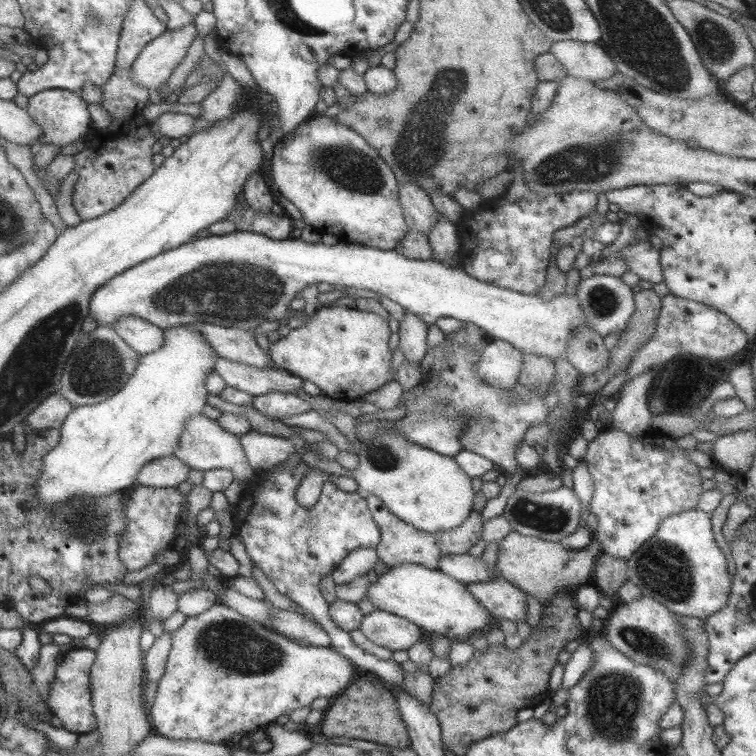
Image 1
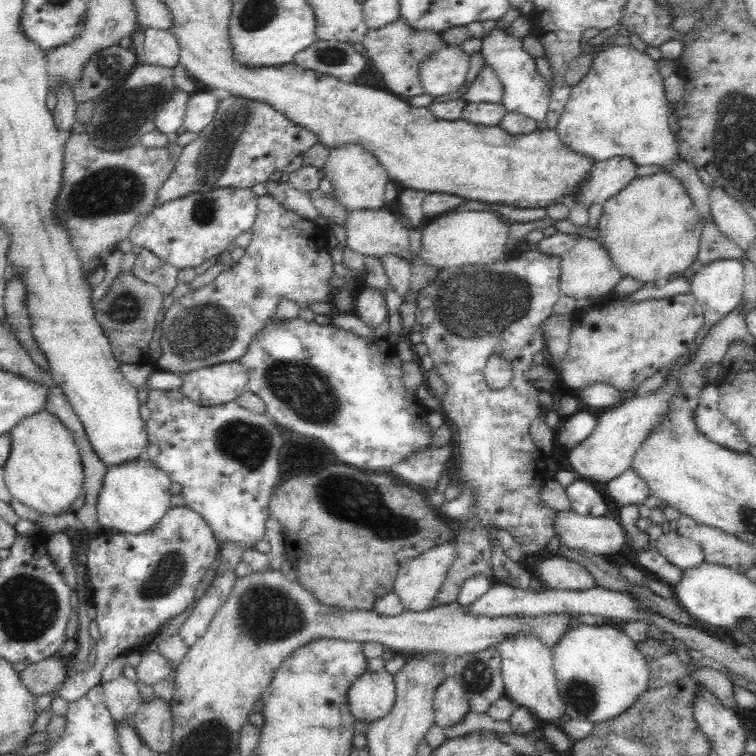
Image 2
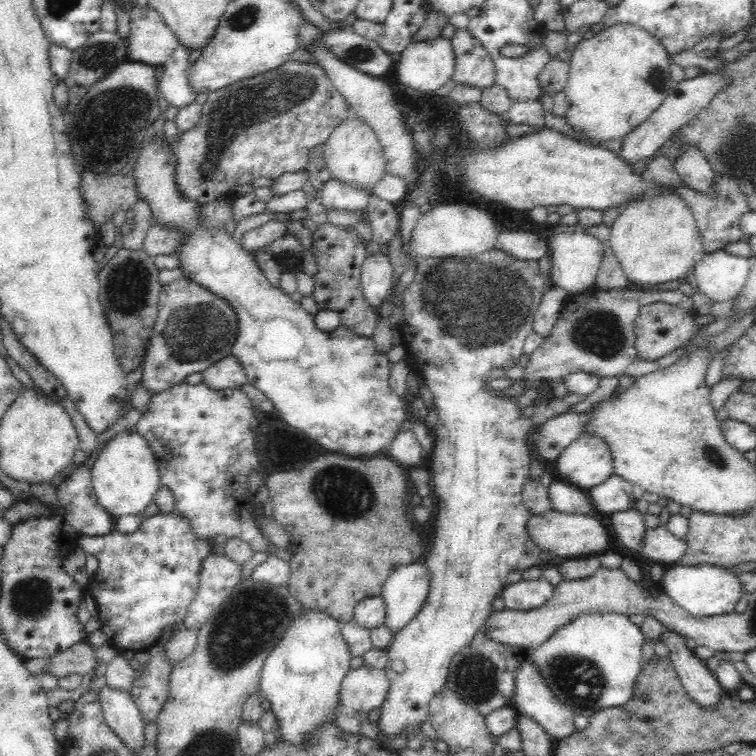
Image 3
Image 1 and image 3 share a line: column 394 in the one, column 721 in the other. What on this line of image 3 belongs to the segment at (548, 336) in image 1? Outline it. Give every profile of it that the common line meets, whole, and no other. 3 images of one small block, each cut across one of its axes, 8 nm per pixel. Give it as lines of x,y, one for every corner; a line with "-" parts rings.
729,252
705,253
693,266
696,290
714,303
732,301
745,285
751,263
749,257
734,256

